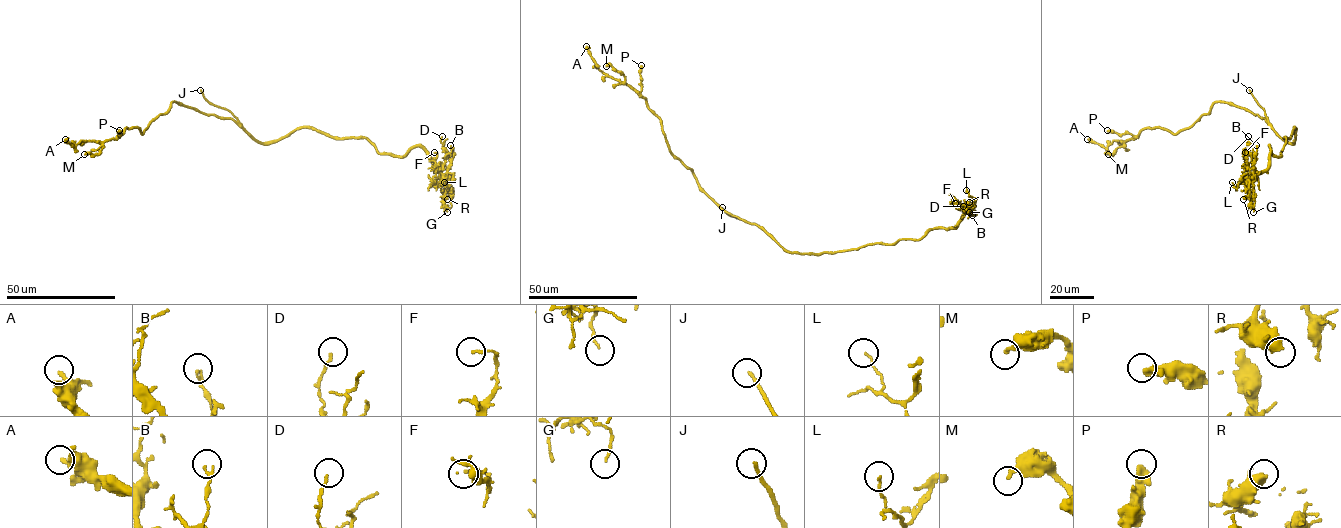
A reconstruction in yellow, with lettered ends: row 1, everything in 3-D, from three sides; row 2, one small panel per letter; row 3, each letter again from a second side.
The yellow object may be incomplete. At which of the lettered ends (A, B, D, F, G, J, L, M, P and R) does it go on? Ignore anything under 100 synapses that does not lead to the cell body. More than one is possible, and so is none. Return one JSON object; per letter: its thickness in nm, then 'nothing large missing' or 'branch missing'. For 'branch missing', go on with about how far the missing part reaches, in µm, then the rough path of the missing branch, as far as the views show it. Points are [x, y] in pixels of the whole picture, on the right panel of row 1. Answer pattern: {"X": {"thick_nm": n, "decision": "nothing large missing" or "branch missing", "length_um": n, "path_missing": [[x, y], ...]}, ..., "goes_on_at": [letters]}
{"A": {"thick_nm": 360, "decision": "nothing large missing"}, "B": {"thick_nm": 150, "decision": "nothing large missing"}, "D": {"thick_nm": 110, "decision": "nothing large missing"}, "F": {"thick_nm": 140, "decision": "nothing large missing"}, "G": {"thick_nm": 110, "decision": "nothing large missing"}, "J": {"thick_nm": 170, "decision": "branch missing", "length_um": 35, "path_missing": [[1249, 90], [1229, 75], [1203, 68], [1192, 53]]}, "L": {"thick_nm": 90, "decision": "nothing large missing"}, "M": {"thick_nm": 280, "decision": "nothing large missing"}, "P": {"thick_nm": 420, "decision": "nothing large missing"}, "R": {"thick_nm": 550, "decision": "nothing large missing"}, "goes_on_at": ["J"]}

